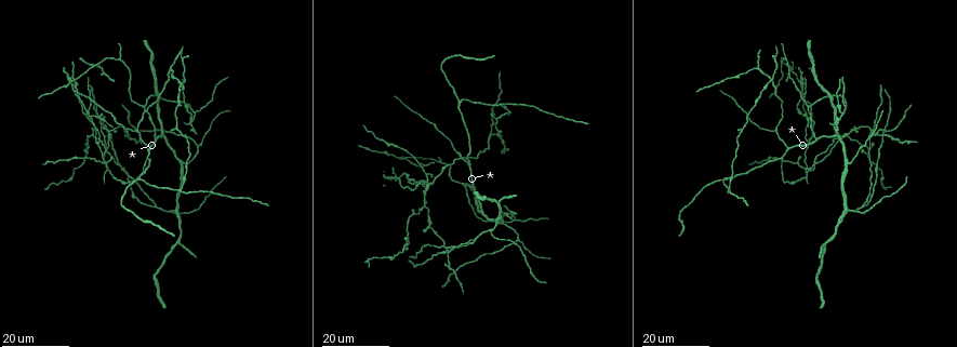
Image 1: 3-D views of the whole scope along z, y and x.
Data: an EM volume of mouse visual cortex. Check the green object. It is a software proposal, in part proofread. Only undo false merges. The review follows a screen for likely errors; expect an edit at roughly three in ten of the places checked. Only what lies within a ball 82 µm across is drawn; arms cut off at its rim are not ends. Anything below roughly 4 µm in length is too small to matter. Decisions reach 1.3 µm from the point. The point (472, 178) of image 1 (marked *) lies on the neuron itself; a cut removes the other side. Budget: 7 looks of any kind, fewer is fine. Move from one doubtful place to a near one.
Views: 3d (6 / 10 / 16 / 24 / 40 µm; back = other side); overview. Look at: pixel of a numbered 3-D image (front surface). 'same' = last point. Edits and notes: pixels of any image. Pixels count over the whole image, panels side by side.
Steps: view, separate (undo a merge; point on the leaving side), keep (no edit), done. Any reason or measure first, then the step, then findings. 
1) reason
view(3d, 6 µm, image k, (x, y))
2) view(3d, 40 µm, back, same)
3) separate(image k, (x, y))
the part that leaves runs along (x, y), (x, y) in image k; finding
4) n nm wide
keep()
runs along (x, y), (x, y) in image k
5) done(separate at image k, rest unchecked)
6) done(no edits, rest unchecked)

a fork
view(3d, 16 µm, image 1, (814, 163))

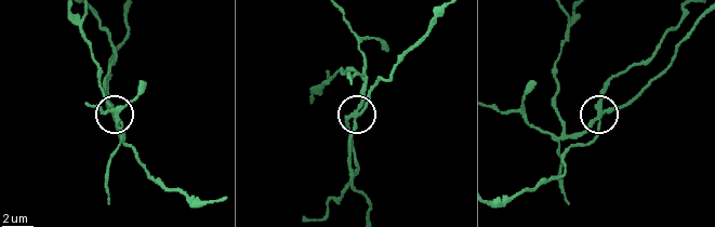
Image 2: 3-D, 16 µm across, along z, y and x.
view(3d, 6 µm, image 2, (354, 121))

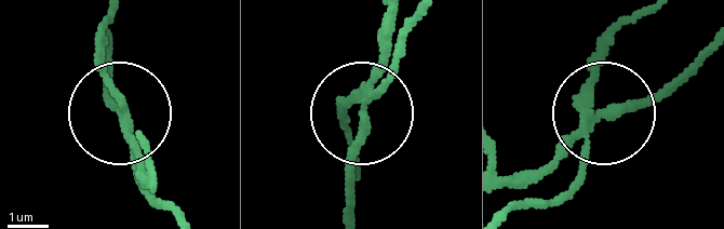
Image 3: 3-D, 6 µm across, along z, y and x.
view(3d, 6 µm, back, image 3, (362, 111))

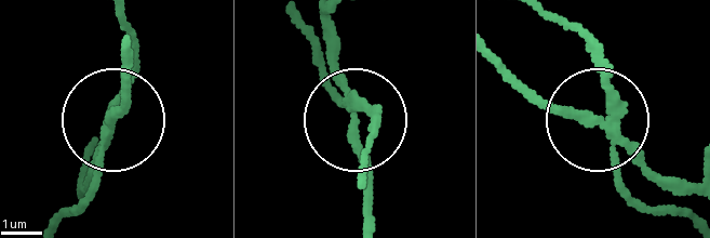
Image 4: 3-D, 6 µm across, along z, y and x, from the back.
side arm 42 µm
separate(image 4, (333, 68))
two neurons meet here

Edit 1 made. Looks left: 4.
three arms meet
view(3d, 24 µm, image 1, (810, 105))

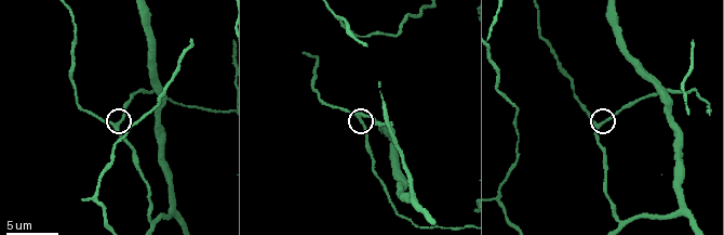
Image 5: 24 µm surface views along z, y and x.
closer look
view(3d, 6 µm, image 5, (117, 123))

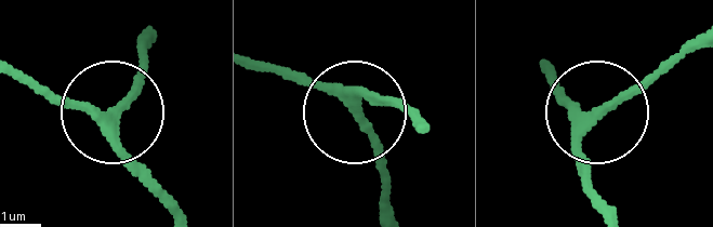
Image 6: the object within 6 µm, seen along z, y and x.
3 arms
keep()
runs along (609, 214), (581, 142), (589, 121), (691, 41) in image 6; continuous, no second neuron

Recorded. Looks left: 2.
three arms meet
view(3d, 24 µm, image 1, (190, 118))

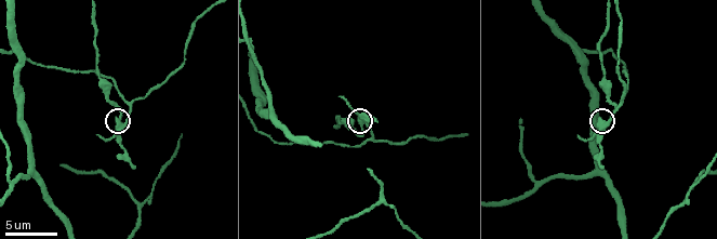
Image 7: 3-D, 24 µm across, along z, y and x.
view(3d, 10 µm, image 7, (600, 120))

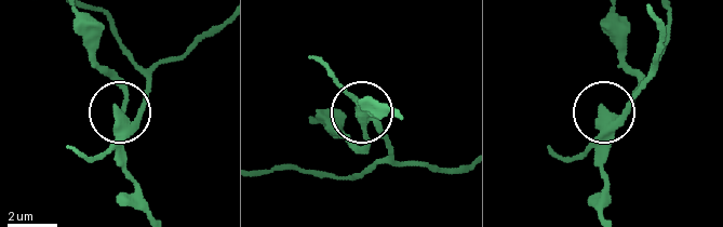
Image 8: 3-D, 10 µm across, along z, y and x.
side arm 5 µm; 3 arms
separate(image 8, (129, 174))
a second neuron is stuck on

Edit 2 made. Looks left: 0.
done(separate at image 4, separate at image 8, rest unchecked)

